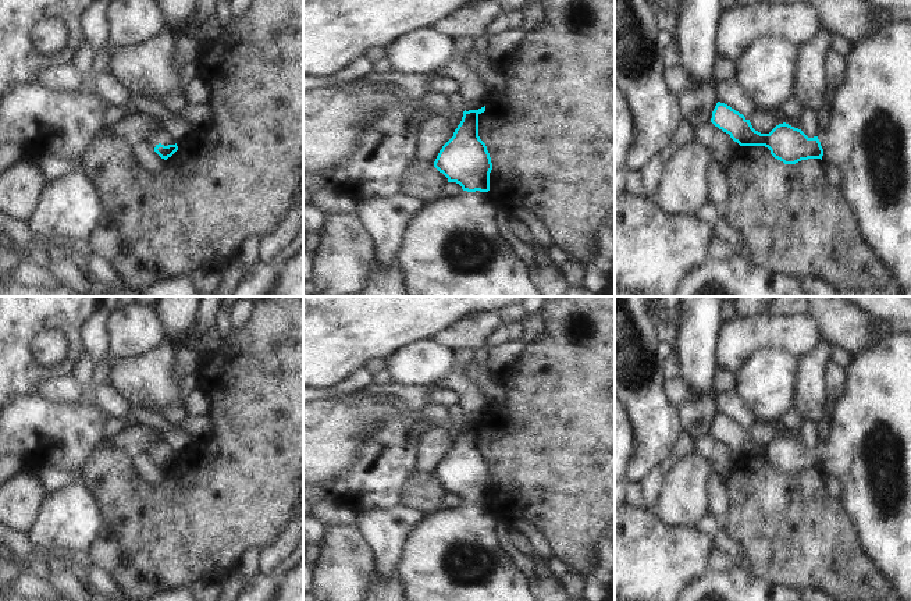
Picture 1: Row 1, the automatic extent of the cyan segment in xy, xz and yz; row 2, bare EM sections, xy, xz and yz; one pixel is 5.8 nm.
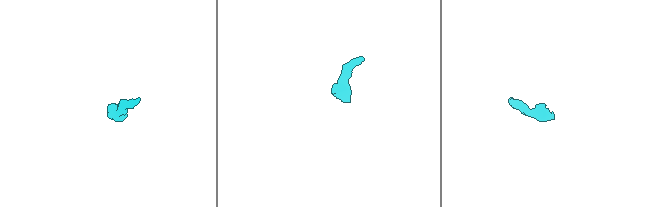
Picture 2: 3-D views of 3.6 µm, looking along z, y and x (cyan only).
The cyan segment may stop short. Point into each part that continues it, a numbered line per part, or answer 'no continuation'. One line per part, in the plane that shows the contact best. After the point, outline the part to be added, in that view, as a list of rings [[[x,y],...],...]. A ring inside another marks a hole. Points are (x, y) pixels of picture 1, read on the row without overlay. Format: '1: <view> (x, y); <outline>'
1: xz (454, 555); [[[480,502],[428,515],[408,538],[398,568],[406,601],[538,601],[530,579],[498,540],[499,522],[490,505]]]

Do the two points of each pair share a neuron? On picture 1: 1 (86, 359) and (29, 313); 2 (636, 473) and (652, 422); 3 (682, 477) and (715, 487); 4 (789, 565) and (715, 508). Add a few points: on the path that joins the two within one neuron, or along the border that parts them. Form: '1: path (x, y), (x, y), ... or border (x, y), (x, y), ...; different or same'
1: border (84, 351), (74, 367); different
2: path (644, 461), (652, 447), (652, 434); same
3: border (712, 472), (710, 477), (708, 512); different
4: border (729, 484), (730, 507), (725, 516); different

